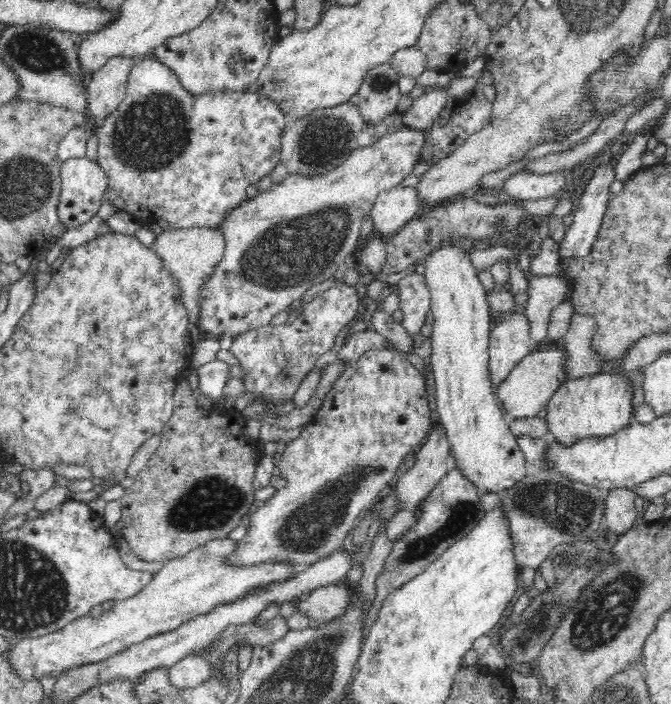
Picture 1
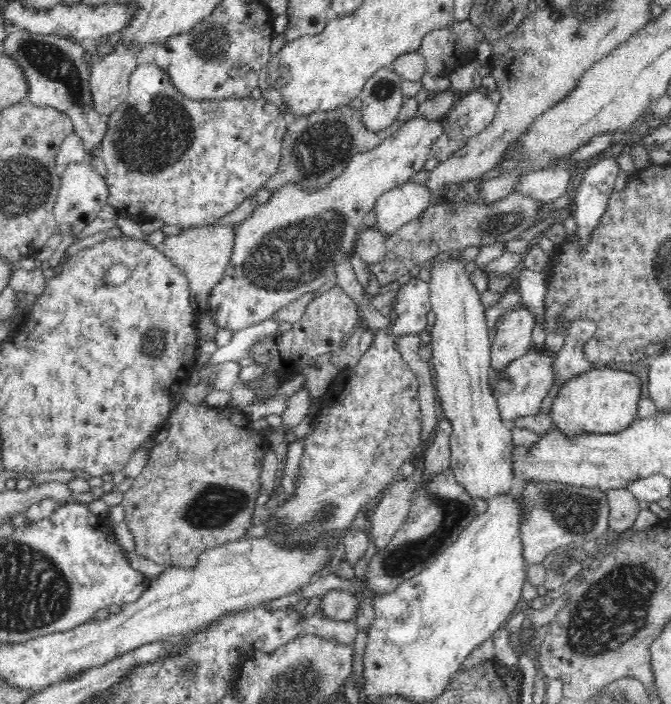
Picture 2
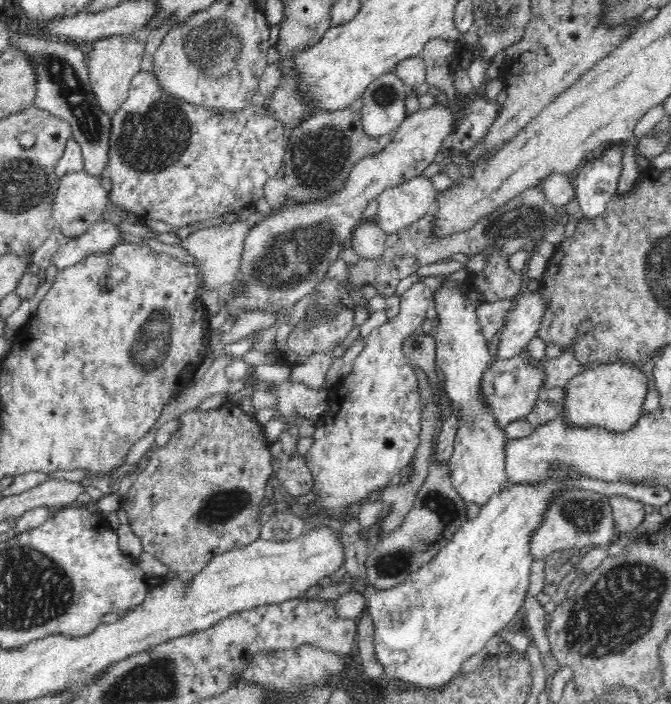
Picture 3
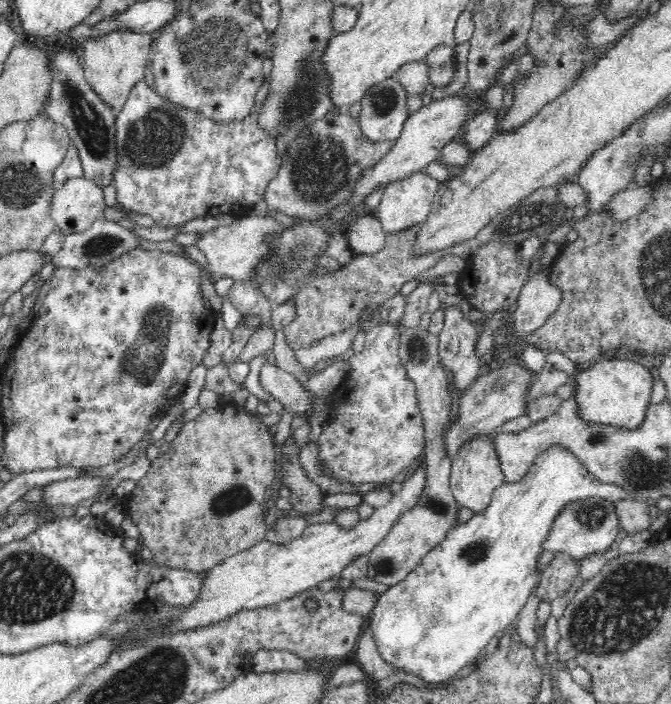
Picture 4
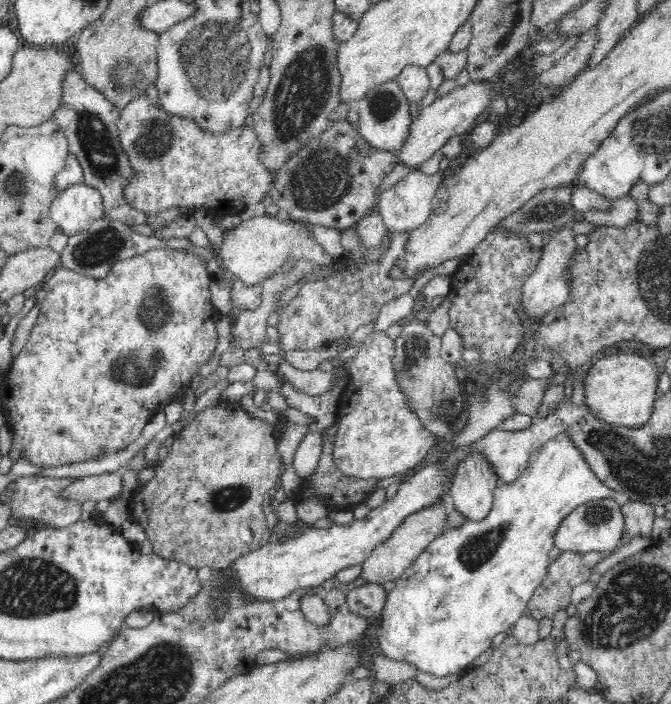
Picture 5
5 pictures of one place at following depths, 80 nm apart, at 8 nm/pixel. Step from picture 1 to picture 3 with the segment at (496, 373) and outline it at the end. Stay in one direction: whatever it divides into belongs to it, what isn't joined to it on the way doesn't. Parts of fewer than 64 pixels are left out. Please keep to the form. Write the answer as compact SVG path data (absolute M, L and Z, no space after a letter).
M541 291L536 294L524 292L521 298L515 301L499 330L495 360L508 360L525 354L528 344L537 334L545 309Z

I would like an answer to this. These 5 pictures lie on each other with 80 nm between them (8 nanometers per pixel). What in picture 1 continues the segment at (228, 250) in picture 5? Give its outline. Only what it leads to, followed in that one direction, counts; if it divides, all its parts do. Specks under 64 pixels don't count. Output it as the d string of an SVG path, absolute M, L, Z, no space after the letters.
M169 227L168 230L155 236L151 249L162 261L163 267L169 277L178 287L182 294L183 305L189 314L189 322L195 322L198 314L197 294L201 284L209 277L213 266L220 260L224 248L224 239L220 231L212 227L192 227L178 229Z

